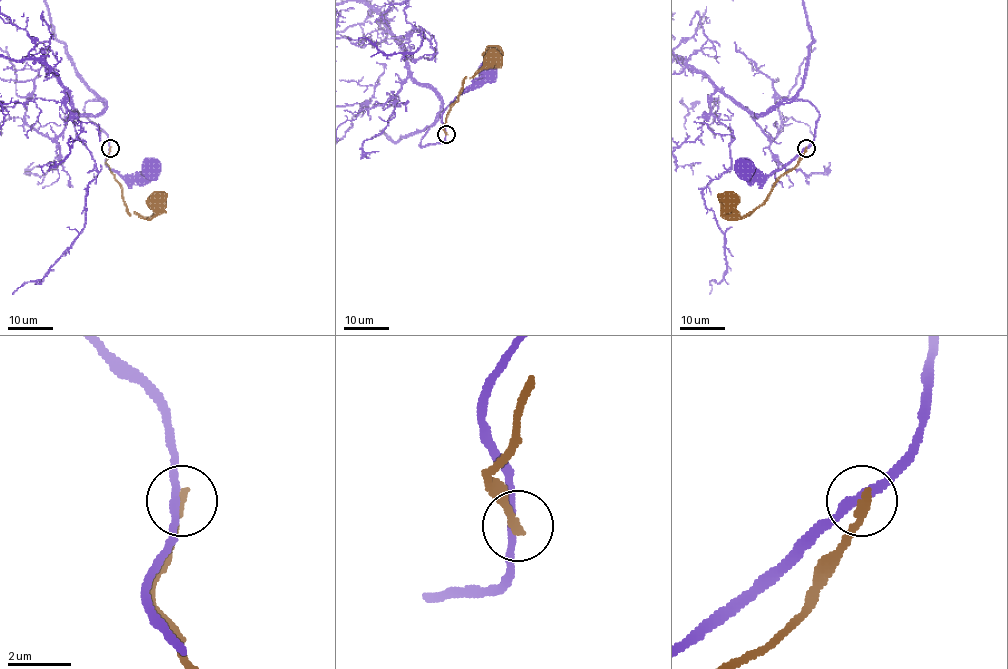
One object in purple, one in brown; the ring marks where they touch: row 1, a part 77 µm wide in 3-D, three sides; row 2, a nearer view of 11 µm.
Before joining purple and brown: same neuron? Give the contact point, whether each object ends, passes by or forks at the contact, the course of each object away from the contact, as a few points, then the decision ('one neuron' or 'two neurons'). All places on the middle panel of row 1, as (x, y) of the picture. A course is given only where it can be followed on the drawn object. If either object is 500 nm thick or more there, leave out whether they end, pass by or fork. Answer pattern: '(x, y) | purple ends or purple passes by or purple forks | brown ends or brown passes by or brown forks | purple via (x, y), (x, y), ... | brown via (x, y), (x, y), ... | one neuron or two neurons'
(446, 134) | purple passes by | brown ends | purple via (445, 133), (442, 112), (478, 81), (483, 69), (486, 69) | brown via (446, 133), (442, 125), (455, 103), (462, 82), (474, 76), (493, 56) | two neurons

